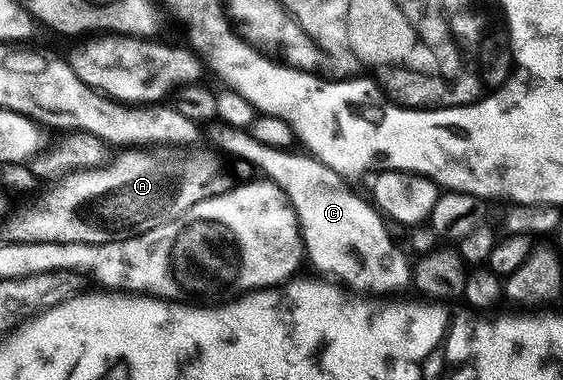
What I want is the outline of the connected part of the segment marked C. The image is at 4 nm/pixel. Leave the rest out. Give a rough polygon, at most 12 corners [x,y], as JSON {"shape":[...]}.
{"shape":[[213,120],[203,138],[293,205],[314,271],[369,296],[410,285],[381,211],[308,152]]}

